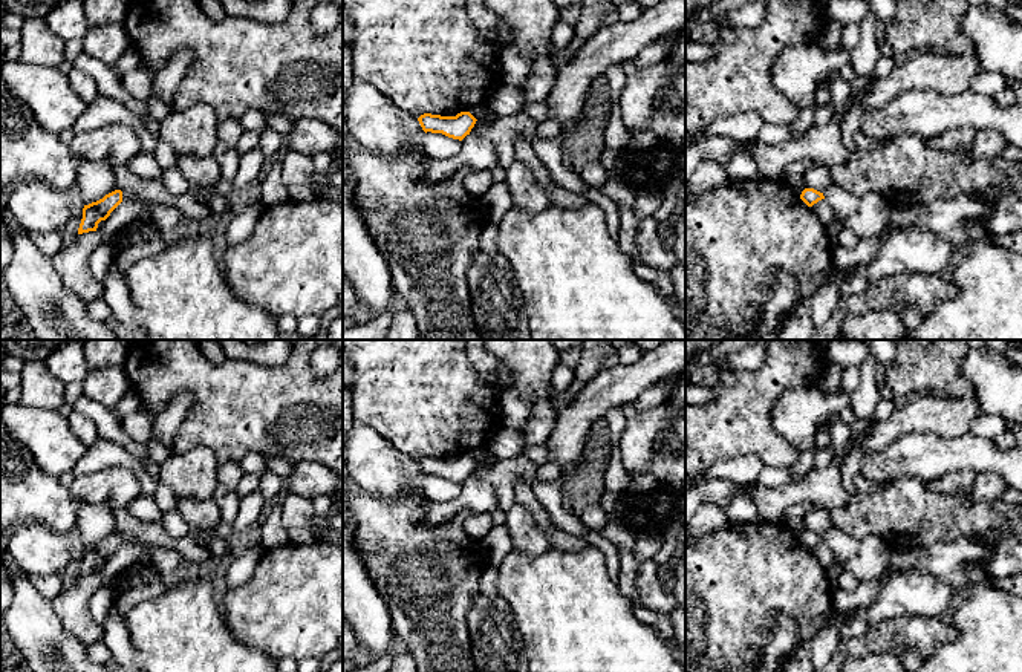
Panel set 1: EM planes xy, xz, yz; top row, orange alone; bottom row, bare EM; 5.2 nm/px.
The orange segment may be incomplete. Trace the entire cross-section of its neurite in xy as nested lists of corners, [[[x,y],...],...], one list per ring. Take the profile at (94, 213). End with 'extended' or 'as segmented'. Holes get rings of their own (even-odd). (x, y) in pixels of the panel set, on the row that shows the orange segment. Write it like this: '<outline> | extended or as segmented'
[[[115,190],[106,194],[103,199],[84,205],[83,219],[78,228],[78,234],[96,231],[98,223],[106,220],[110,213],[122,202],[122,191]]] | as segmented

